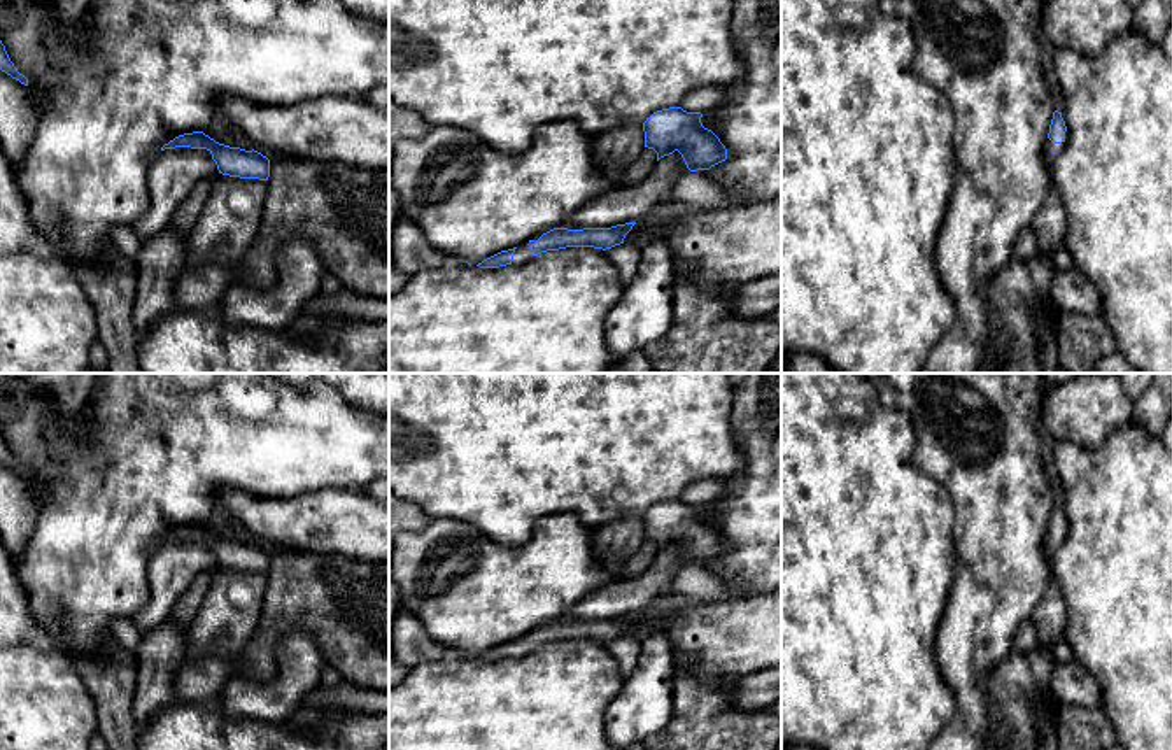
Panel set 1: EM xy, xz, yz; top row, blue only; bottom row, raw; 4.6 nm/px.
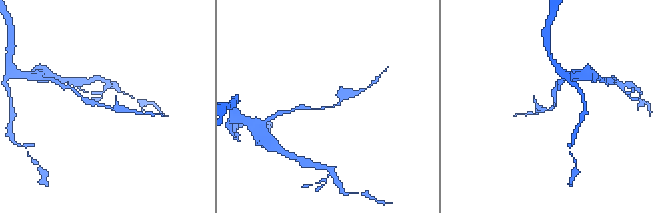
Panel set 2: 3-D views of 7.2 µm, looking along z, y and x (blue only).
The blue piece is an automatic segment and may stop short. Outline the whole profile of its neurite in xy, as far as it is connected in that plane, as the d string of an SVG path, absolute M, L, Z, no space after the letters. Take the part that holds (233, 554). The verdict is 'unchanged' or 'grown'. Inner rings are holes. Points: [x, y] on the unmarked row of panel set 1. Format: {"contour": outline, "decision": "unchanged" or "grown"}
{"contour": "M217 506L203 524L175 529L161 543L175 540L207 541L222 568L259 573L270 570L270 552L224 506Z", "decision": "grown"}

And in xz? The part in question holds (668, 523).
{"contour": "M681 499L653 505L643 515L645 540L657 545L657 554L678 543L690 564L710 562L727 552L727 541L701 510Z", "decision": "unchanged"}

